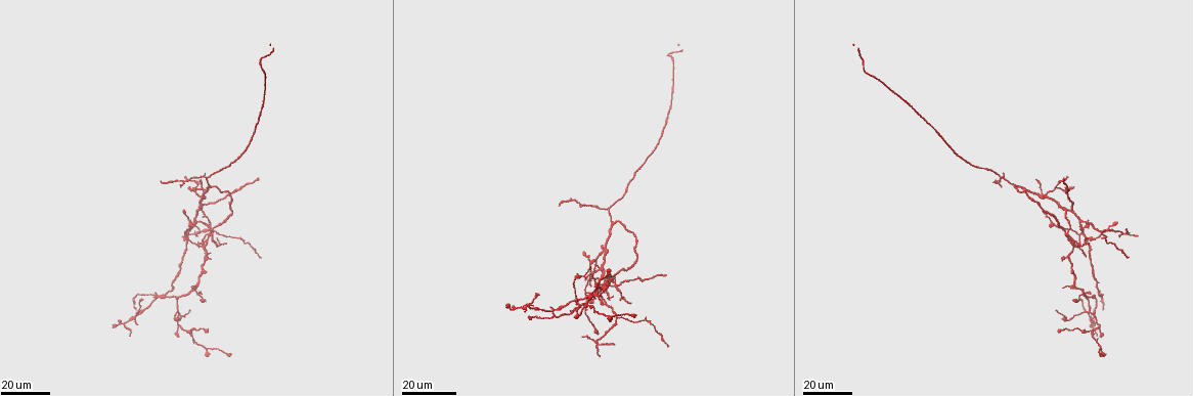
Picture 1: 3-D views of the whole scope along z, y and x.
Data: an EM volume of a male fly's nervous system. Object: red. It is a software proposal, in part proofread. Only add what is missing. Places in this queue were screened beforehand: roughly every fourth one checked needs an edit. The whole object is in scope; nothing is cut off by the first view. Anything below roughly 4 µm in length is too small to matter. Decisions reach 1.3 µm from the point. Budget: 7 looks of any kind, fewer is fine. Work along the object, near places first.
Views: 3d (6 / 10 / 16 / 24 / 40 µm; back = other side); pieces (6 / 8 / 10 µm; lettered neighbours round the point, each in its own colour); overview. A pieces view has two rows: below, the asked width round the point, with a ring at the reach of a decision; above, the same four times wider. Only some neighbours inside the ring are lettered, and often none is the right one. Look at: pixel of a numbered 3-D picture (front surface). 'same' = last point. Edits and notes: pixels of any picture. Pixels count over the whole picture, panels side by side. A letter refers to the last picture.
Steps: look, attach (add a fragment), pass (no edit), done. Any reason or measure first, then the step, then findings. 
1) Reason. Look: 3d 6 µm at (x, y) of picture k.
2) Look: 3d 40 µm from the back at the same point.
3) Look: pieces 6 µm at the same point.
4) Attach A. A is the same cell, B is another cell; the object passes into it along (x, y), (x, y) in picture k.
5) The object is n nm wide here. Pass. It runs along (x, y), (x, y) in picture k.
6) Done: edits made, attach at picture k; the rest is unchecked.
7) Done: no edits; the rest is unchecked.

Free end. Look: 3d 16 µm at (1087, 254) of picture 1.

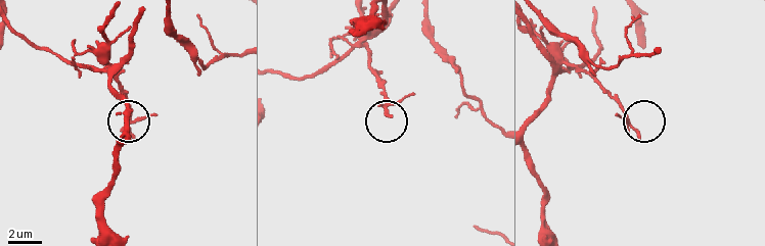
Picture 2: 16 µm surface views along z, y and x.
Look: pieces 6 µm at (637, 137) of picture 2.

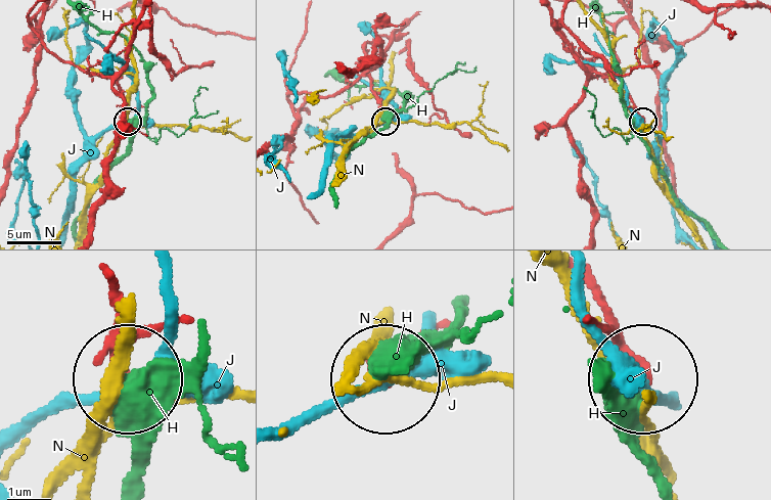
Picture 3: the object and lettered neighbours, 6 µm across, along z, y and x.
The object is 170 nm wide here. Pass. H, J and N are other cells; no lettered fragment goes on from it.

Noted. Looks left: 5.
Look: 3d 16 µm at (1088, 243) of picture 1.

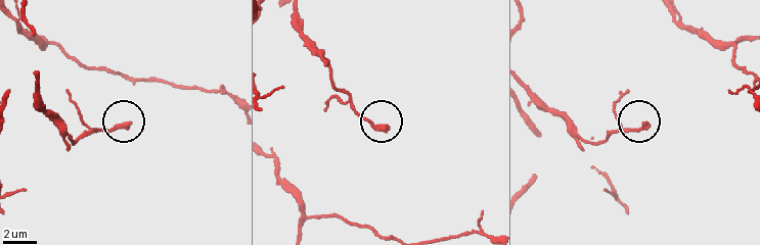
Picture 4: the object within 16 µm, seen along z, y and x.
Look: pieces 10 µm at (386, 127) of picture 4.

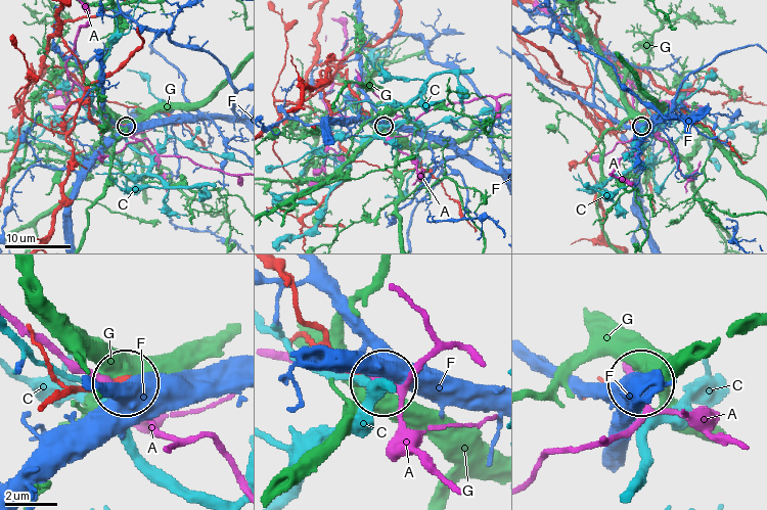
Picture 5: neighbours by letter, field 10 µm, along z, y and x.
Pass. A, C, F and G are other cells; none of them fits.

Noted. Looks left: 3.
Look: 3d 24 µm at (207, 357) of picture 1.

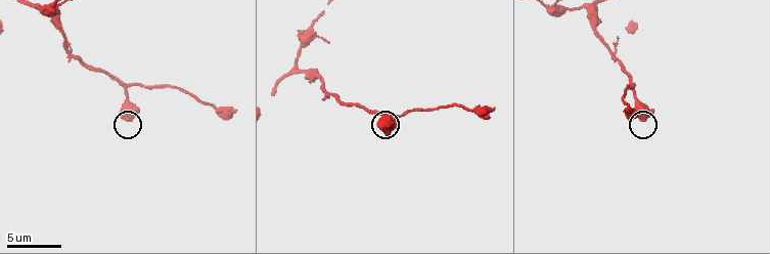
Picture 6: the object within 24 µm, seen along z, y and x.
Look: pieces 8 µm at (131, 117) of picture 6.

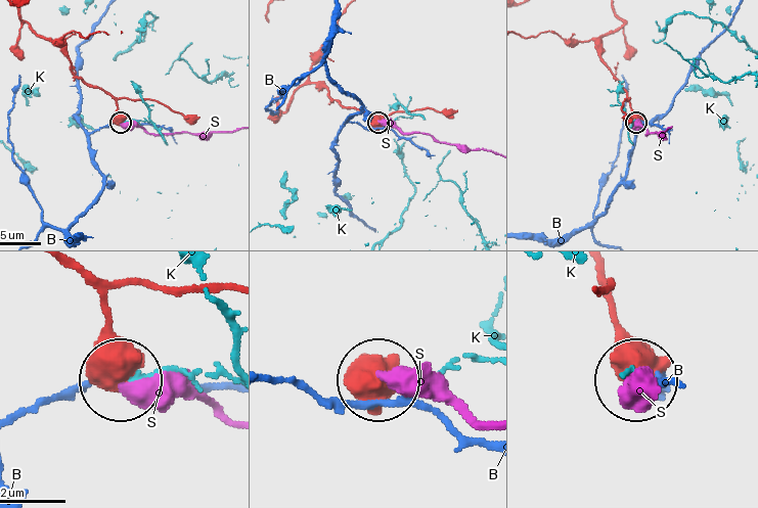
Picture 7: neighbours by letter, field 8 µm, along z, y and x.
The object is 730 nm wide here. Pass. B, K and S are other cells; it runs along (290, 101), (297, 90), (313, 84), (376, 122) in picture 7; no lettered fragment goes on from it.

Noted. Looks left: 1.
Done: no edits; the rest is unchecked.

